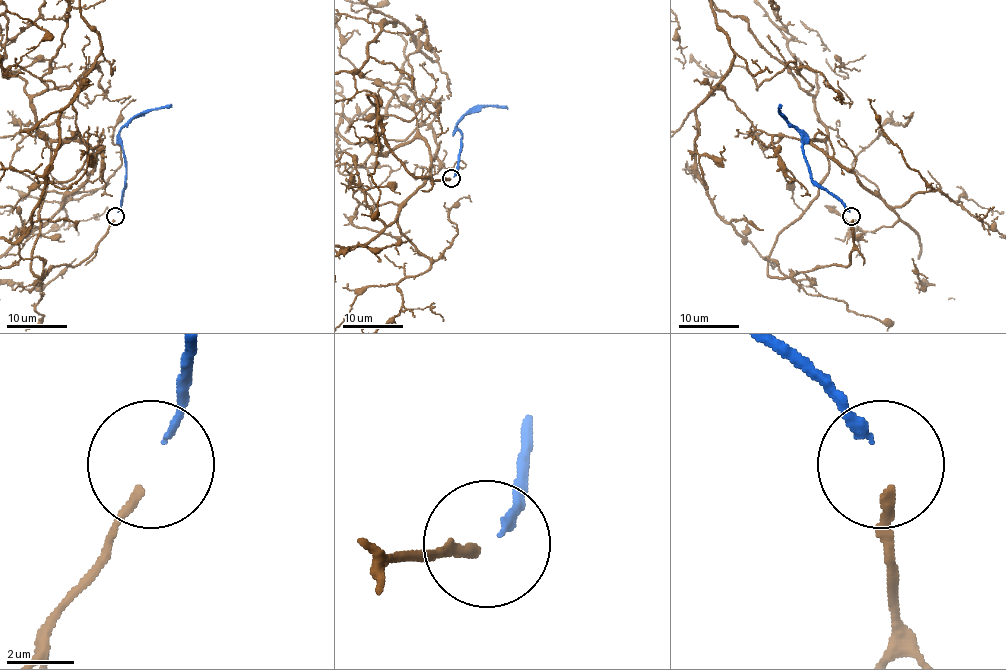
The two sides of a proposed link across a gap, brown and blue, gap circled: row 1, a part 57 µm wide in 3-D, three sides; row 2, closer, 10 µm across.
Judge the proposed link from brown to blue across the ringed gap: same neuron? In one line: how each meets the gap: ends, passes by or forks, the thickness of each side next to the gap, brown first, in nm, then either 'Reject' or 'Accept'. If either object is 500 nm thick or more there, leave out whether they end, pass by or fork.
At the ring brown ends. At the ring blue ends. Thickness 320 nm (brown) against 240 nm. Accept

